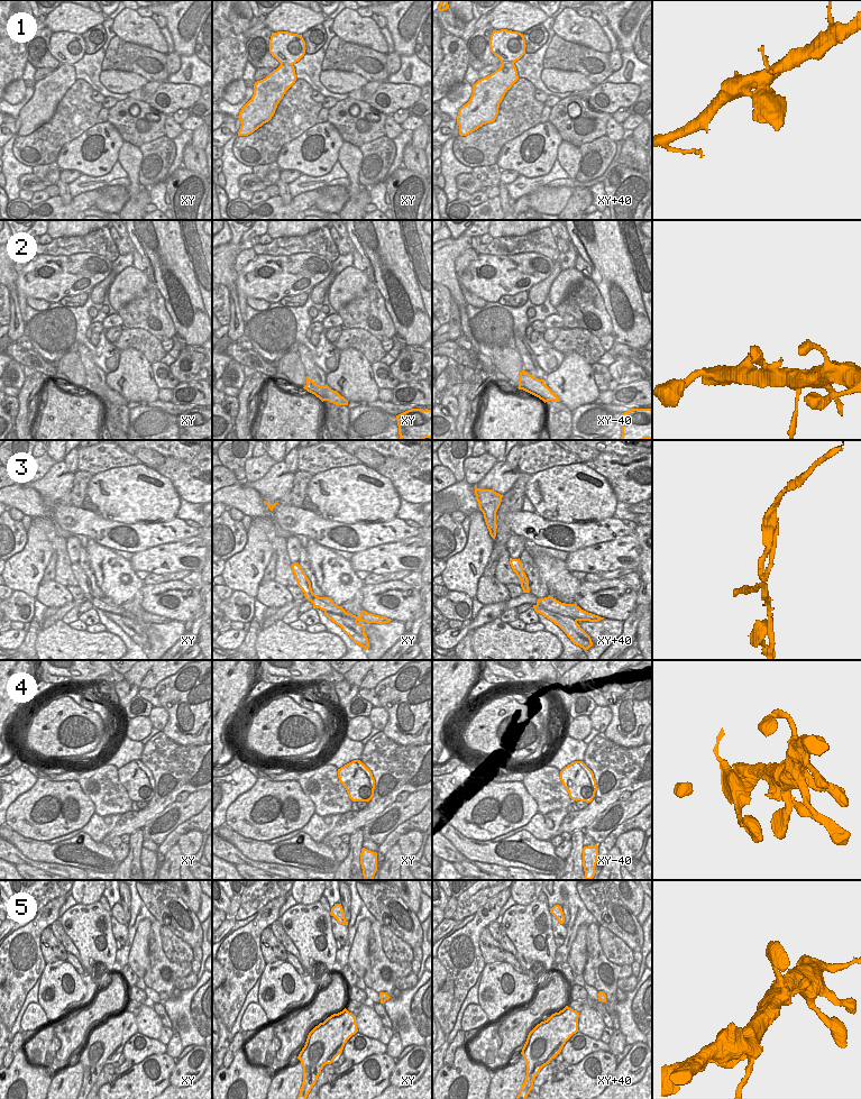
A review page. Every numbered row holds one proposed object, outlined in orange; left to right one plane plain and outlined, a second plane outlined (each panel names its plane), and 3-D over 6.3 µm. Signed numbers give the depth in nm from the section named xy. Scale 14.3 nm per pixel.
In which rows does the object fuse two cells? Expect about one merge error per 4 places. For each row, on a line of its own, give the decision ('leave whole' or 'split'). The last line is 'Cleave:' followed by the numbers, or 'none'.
1: leave whole
2: leave whole
3: split
4: leave whole
5: leave whole
Cleave: 3

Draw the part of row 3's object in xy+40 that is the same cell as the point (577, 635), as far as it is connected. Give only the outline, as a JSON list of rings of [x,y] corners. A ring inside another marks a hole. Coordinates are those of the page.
[[[533,605],[533,608],[537,614],[542,614],[544,617],[558,625],[574,644],[579,645],[584,650],[588,650],[593,645],[590,636],[580,628],[576,620],[552,613],[539,605]]]

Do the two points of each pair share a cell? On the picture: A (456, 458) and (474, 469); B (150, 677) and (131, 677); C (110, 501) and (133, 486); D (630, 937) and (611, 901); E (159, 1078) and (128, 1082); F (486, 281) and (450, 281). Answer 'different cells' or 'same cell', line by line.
A: different cells
B: same cell
C: same cell
D: same cell
E: same cell
F: different cells

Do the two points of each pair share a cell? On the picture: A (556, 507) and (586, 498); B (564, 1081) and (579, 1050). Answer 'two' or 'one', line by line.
A: one
B: two

